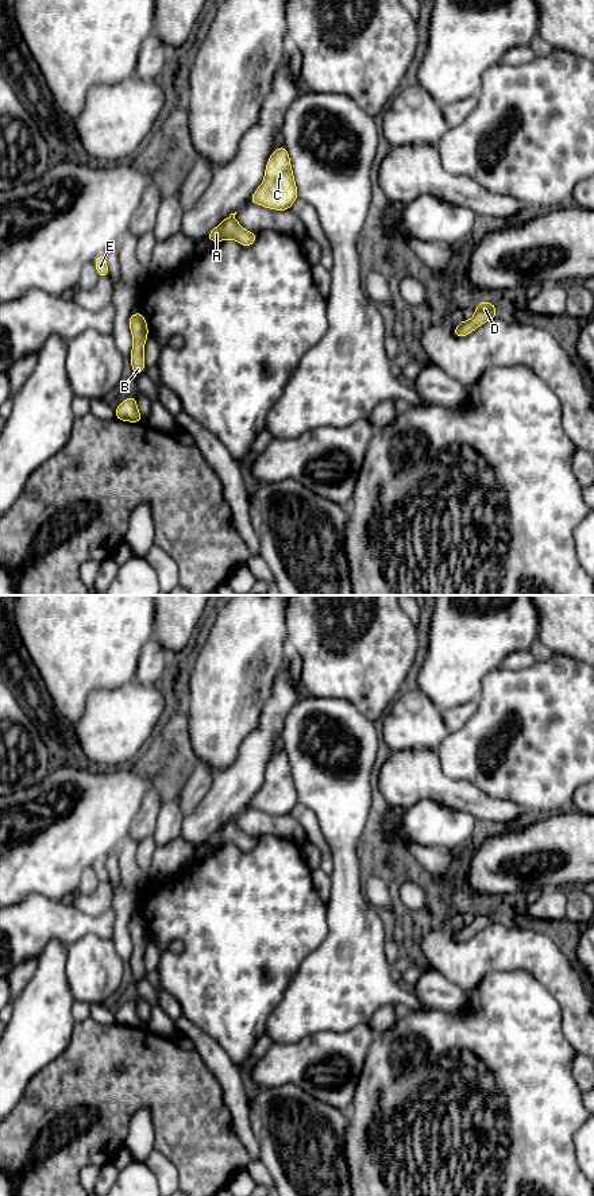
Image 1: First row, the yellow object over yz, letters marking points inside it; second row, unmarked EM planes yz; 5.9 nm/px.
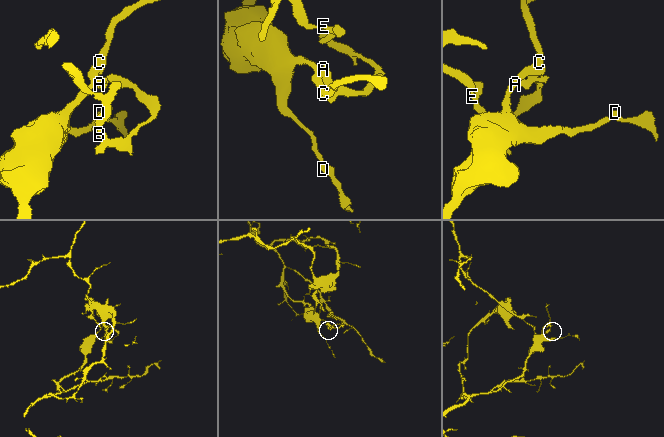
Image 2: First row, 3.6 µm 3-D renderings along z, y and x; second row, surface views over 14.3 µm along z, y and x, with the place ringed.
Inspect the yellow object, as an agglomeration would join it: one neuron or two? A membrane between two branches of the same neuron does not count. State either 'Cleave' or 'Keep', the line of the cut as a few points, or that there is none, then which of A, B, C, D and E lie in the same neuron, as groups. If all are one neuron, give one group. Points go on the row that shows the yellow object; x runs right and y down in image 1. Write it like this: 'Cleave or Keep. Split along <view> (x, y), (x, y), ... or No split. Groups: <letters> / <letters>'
Cleave. Split along yz (234, 216), (220, 223). Groups: A B E / C D

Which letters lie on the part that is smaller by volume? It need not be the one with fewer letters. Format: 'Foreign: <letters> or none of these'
Foreign: A, B, E

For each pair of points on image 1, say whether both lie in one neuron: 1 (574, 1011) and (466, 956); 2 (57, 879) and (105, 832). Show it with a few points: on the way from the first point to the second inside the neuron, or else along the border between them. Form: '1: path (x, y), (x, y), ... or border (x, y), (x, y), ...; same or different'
1: path (556, 982), (531, 956), (496, 956); same
2: path (69, 867), (93, 843); same

